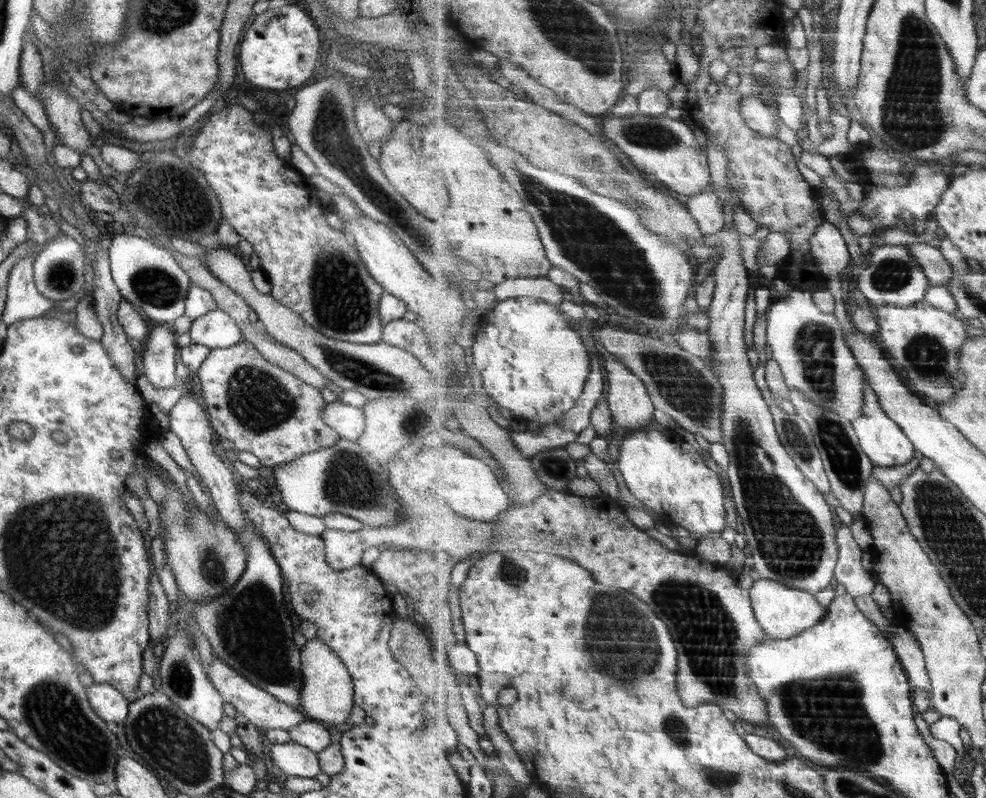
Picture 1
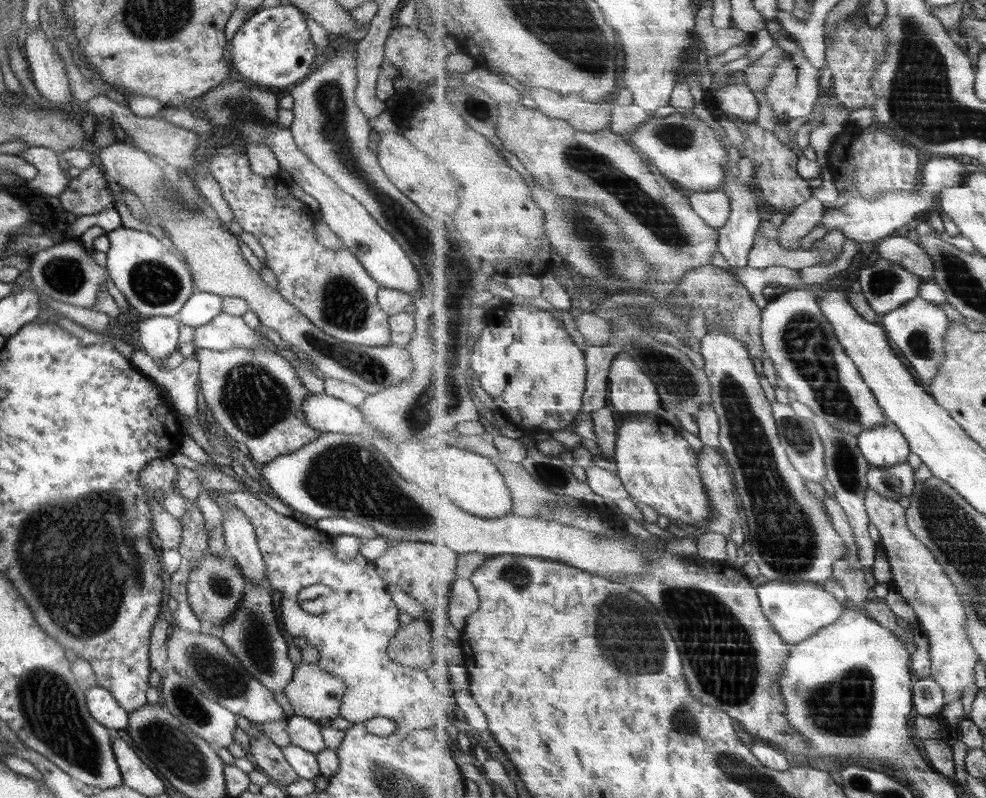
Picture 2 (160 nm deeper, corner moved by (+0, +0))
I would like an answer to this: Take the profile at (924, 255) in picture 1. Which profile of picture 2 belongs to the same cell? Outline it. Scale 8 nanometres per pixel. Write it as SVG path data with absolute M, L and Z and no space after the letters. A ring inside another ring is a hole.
M889 236L876 245L880 257L903 264L909 272L917 273L923 280L933 280L933 259L918 242L903 236Z

